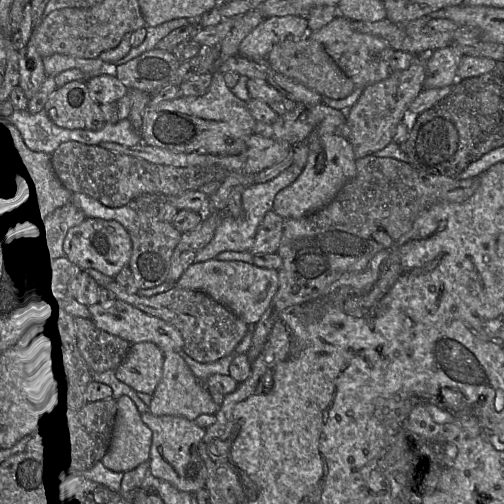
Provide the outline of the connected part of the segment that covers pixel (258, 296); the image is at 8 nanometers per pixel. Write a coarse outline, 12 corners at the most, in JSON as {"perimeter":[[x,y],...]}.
{"perimeter":[[241,261],[193,263],[176,287],[203,292],[251,326],[278,271]]}

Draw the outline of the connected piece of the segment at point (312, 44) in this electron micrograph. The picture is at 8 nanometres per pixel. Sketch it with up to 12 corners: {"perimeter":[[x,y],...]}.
{"perimeter":[[308,35],[276,44],[274,71],[321,96],[345,99],[356,87]]}

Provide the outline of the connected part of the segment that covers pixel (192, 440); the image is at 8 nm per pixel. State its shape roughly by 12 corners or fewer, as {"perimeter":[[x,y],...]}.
{"perimeter":[[180,416],[141,420],[148,474],[183,492],[205,488],[206,430]]}

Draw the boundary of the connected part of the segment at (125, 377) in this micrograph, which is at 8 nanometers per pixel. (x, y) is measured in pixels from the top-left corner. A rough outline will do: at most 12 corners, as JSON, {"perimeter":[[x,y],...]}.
{"perimeter":[[143,342],[129,348],[114,375],[136,393],[152,395],[162,352]]}

